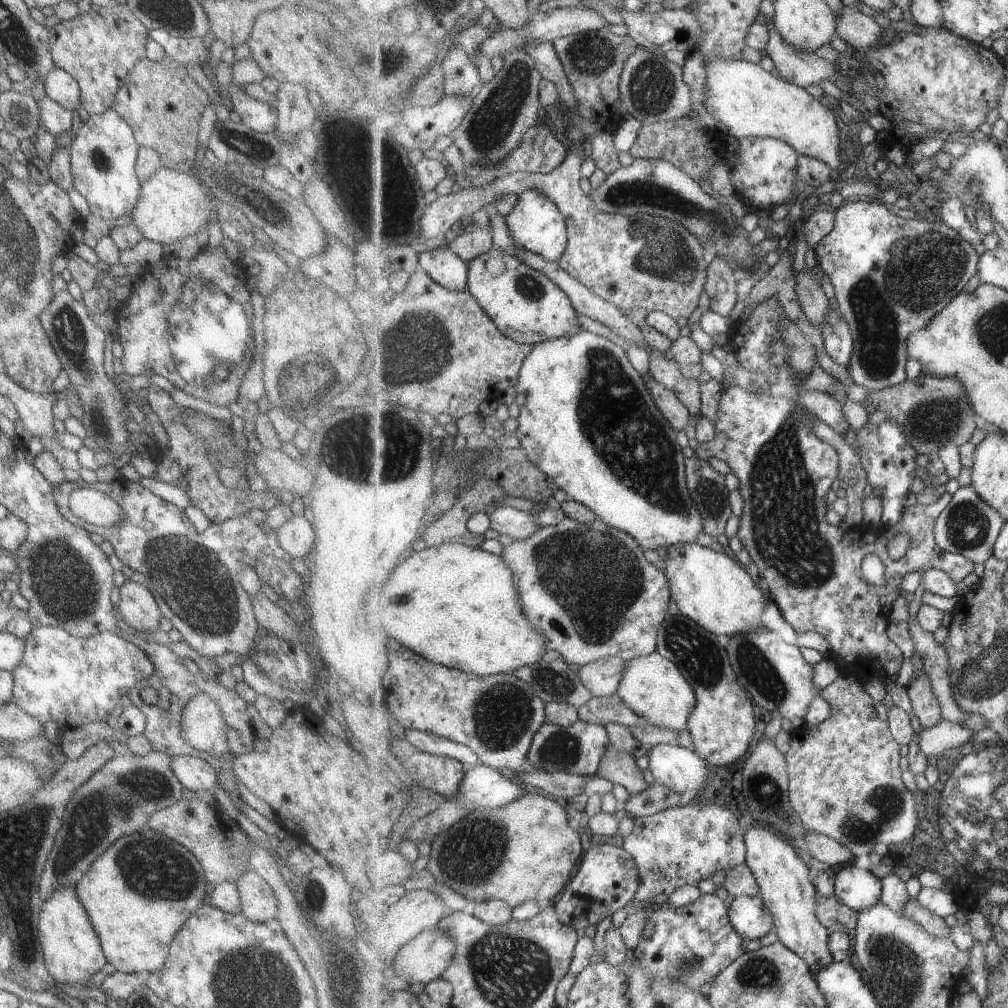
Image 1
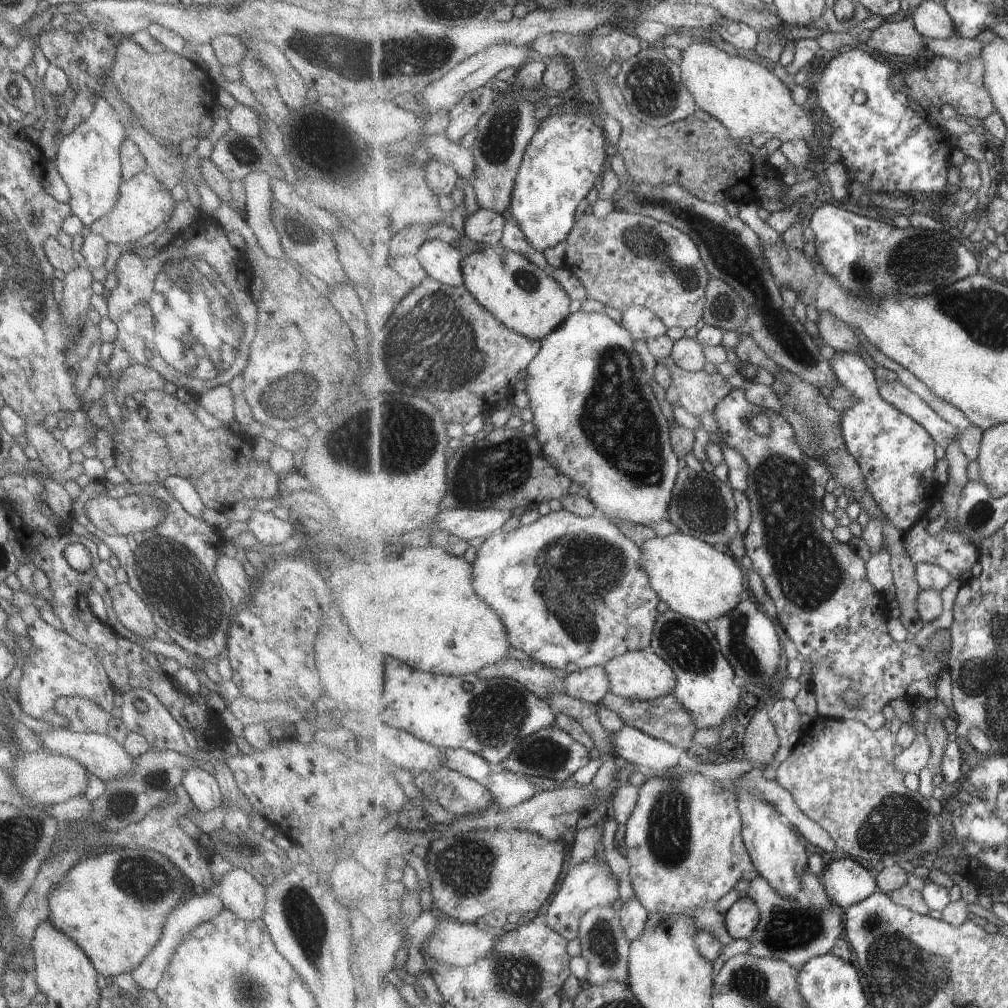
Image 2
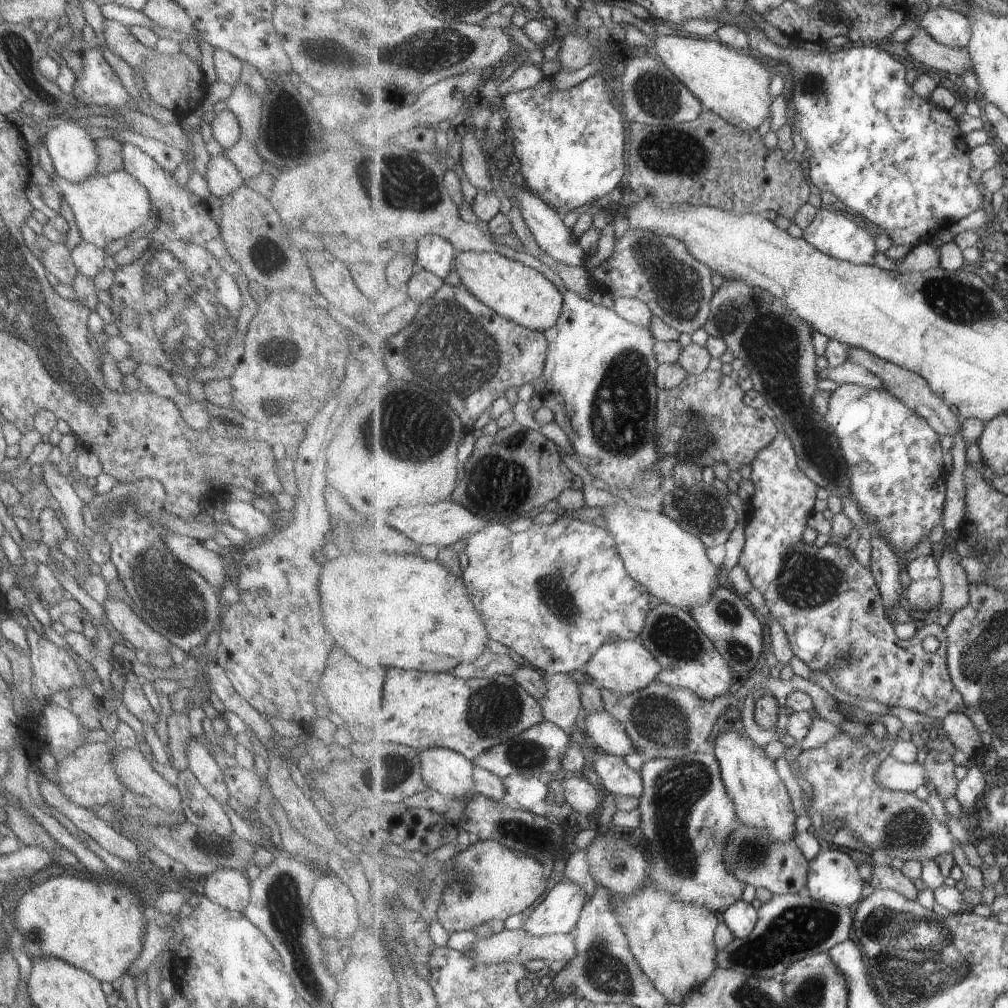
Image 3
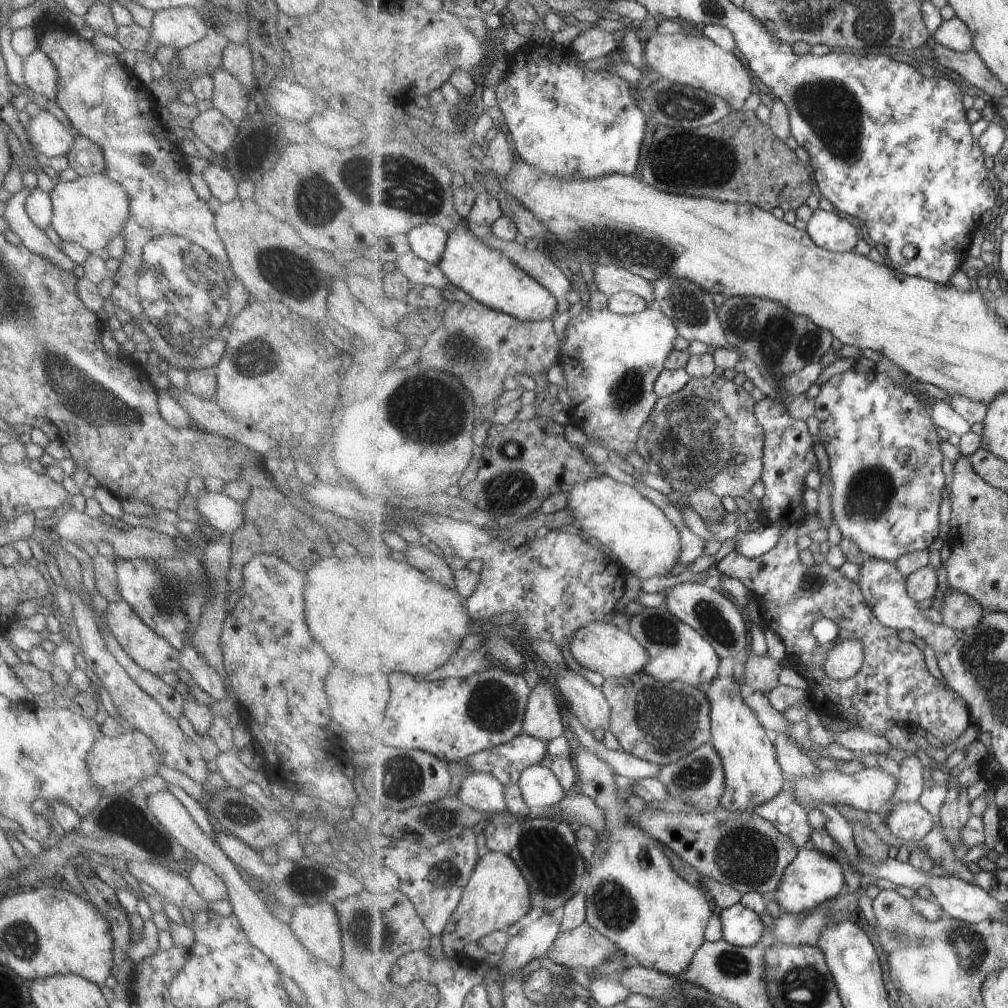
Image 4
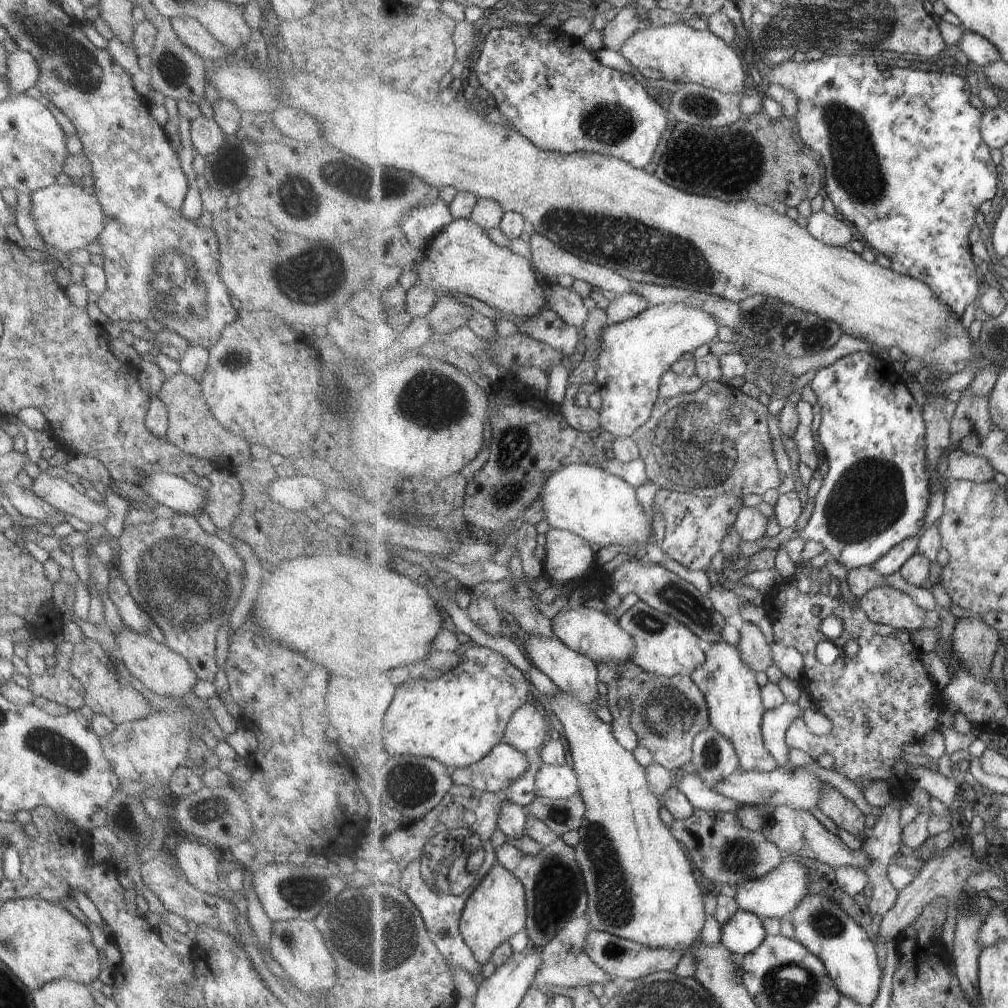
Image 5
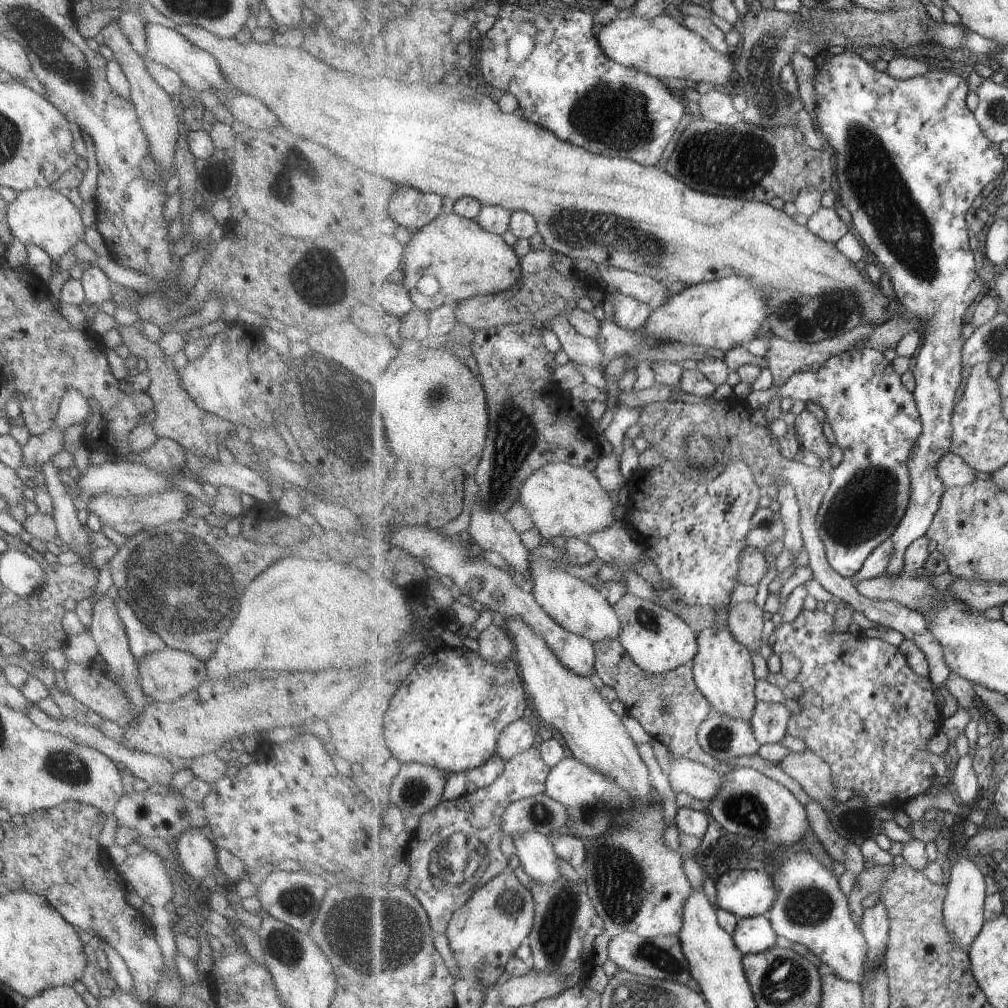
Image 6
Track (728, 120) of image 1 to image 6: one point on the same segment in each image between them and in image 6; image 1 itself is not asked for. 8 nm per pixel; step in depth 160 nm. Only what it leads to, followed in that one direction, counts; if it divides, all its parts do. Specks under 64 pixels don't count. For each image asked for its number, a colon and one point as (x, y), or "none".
2: (748, 99)
3: (736, 87)
4: (694, 60)
5: (684, 55)
6: (662, 47)

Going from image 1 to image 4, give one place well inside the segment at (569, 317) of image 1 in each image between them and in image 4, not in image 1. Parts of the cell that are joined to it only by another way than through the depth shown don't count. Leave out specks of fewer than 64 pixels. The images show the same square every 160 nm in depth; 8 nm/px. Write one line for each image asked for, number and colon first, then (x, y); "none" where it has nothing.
2: (522, 296)
3: (517, 292)
4: (482, 272)

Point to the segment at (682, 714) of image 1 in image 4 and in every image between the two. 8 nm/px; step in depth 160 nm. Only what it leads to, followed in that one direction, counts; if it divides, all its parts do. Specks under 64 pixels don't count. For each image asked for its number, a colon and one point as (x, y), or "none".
2: (639, 675)
3: (626, 667)
4: (599, 647)

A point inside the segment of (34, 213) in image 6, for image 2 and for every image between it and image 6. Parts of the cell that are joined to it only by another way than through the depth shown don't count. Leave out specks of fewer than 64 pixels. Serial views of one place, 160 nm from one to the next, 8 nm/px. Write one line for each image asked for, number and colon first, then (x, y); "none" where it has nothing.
2: (143, 203)
3: (105, 207)
4: (90, 210)
5: (67, 218)

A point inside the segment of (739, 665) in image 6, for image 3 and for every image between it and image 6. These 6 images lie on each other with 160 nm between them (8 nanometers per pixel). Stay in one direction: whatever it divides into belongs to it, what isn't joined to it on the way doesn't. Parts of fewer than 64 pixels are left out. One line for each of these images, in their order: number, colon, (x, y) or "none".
3: (762, 801)
4: (754, 775)
5: (735, 705)

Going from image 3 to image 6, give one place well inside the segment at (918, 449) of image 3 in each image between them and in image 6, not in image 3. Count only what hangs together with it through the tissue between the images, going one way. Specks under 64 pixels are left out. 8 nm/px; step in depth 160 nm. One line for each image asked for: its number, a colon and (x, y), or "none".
4: (884, 450)
5: (876, 494)
6: (876, 421)

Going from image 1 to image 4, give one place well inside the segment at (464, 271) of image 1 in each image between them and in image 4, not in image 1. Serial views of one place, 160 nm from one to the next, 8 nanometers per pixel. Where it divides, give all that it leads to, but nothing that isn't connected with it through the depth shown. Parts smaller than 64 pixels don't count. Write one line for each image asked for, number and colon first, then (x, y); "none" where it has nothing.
2: (443, 262)
3: (436, 254)
4: (428, 241)

